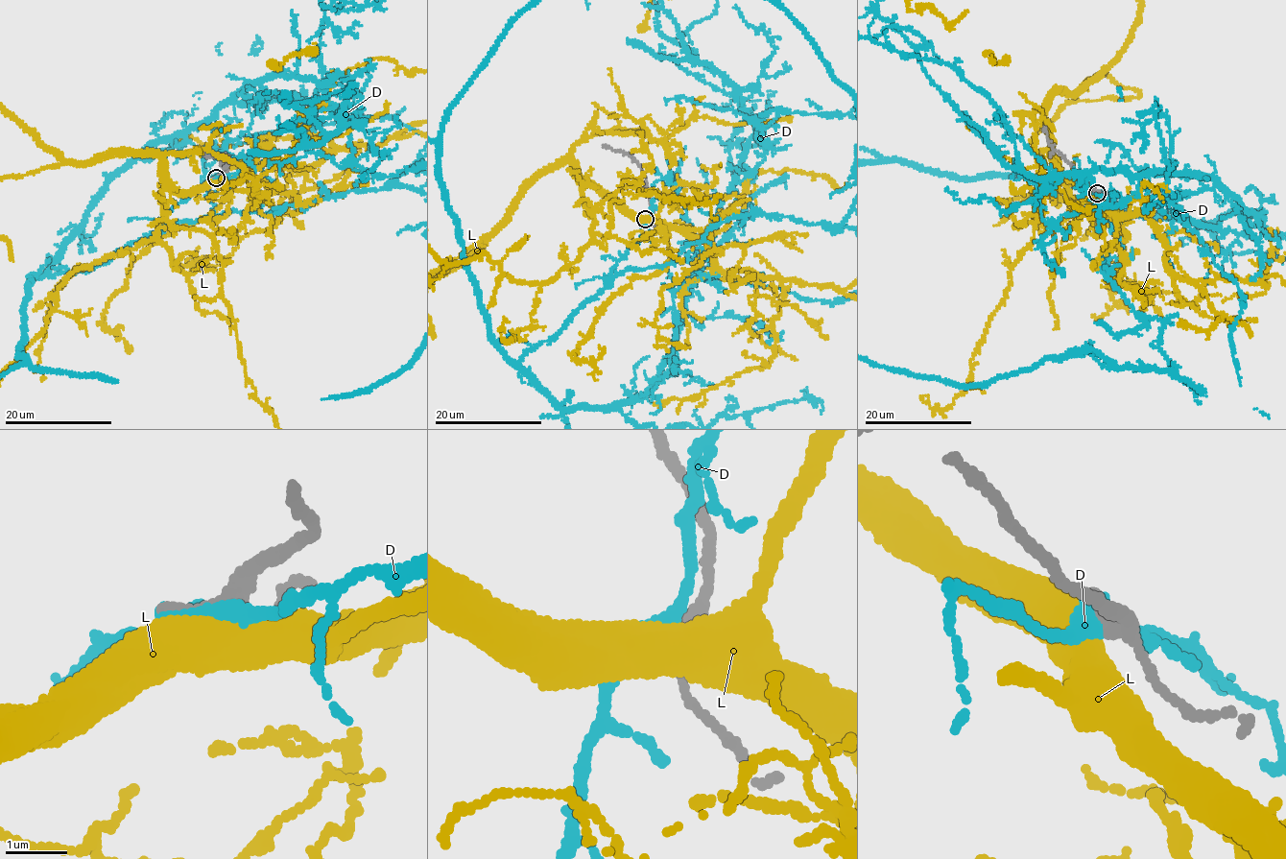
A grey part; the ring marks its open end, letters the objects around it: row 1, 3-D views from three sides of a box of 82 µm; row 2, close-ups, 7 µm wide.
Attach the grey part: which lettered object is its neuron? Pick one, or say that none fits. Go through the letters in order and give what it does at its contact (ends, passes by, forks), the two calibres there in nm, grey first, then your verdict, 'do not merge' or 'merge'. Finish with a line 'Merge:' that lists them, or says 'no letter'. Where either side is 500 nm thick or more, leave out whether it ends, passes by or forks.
D: it passes by; calibres 200 and 360 nm; merge
L: calibres 190 and 600 nm; do not merge
Merge: D

